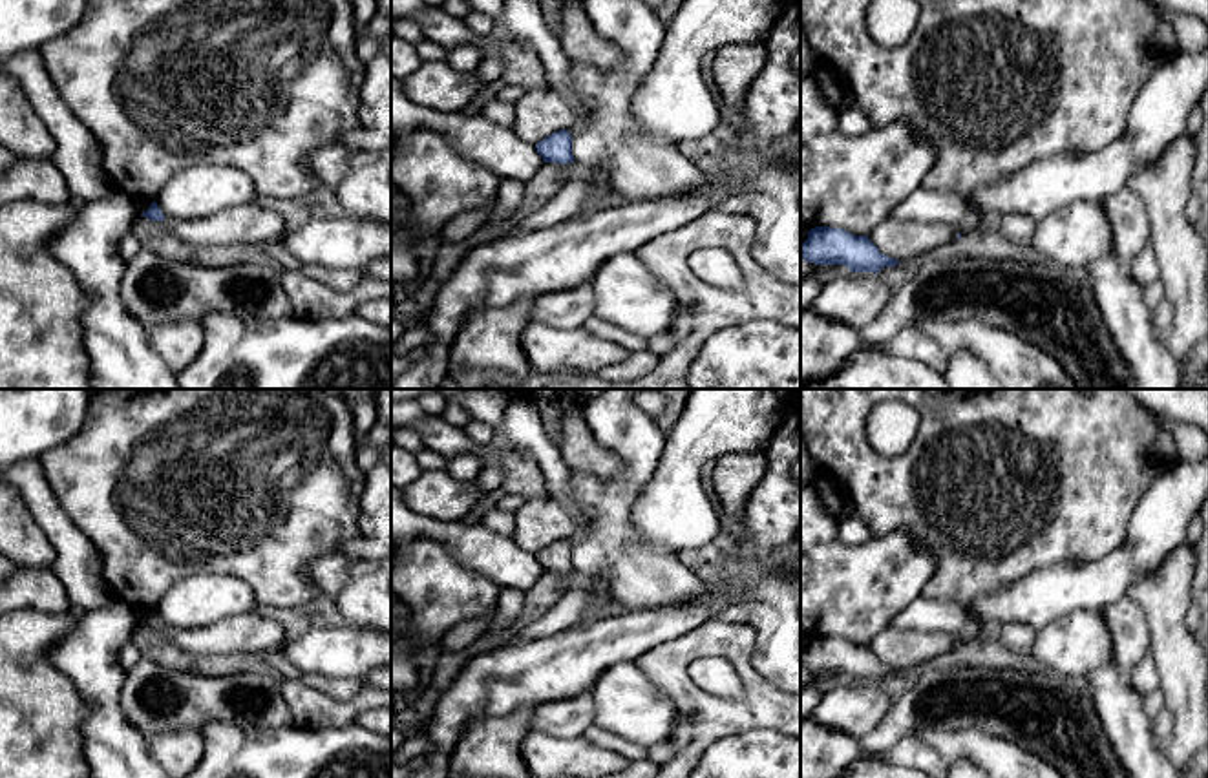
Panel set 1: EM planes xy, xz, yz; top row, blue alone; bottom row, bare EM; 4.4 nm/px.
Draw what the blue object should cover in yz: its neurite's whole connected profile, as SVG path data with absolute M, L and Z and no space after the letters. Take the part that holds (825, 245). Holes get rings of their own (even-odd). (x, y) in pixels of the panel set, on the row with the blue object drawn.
M815 226L800 245L800 259L815 265L844 265L850 272L874 272L895 267L897 259L879 252L868 236L853 236L842 228Z

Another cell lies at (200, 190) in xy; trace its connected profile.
M194 164L174 173L155 203L164 219L201 219L258 203L258 197L252 179L239 168Z

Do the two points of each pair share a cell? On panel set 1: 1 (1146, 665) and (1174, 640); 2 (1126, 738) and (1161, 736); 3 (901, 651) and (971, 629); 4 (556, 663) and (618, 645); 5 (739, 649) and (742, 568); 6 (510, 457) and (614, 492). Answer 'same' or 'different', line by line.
1: different
2: different
3: same
4: same
5: different
6: different

